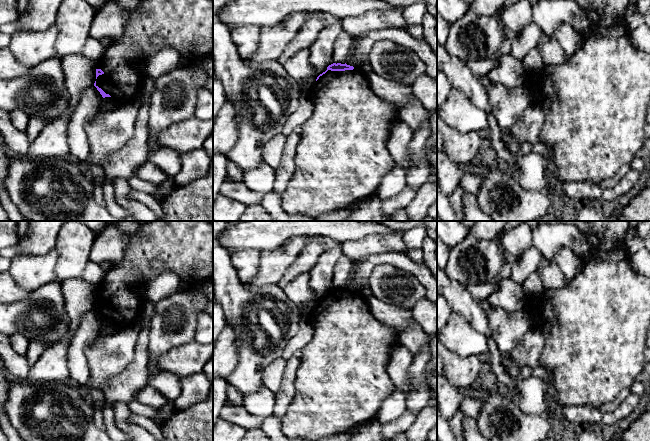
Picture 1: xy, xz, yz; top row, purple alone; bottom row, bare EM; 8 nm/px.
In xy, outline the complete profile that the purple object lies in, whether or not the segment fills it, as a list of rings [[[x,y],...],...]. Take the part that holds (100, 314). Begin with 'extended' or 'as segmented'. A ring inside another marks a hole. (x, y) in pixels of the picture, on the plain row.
extended; [[[149,221],[131,234],[130,243],[124,254],[124,262],[105,273],[102,283],[97,286],[94,310],[103,322],[111,321],[118,329],[137,322],[143,310],[144,287],[164,271],[172,271],[189,286],[213,278],[213,224],[210,221]]]

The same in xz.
extended; [[[346,287],[329,289],[306,320],[314,328],[314,334],[302,349],[295,381],[296,394],[281,418],[281,430],[290,439],[320,441],[375,419],[381,402],[396,389],[388,365],[394,347],[400,344],[400,335],[396,329],[374,317],[365,298]]]

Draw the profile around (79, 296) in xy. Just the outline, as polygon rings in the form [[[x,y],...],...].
[[[70,278],[61,282],[64,310],[69,319],[65,337],[43,350],[42,355],[30,367],[28,383],[65,382],[70,377],[68,347],[81,317],[96,305],[97,287],[82,278]]]

